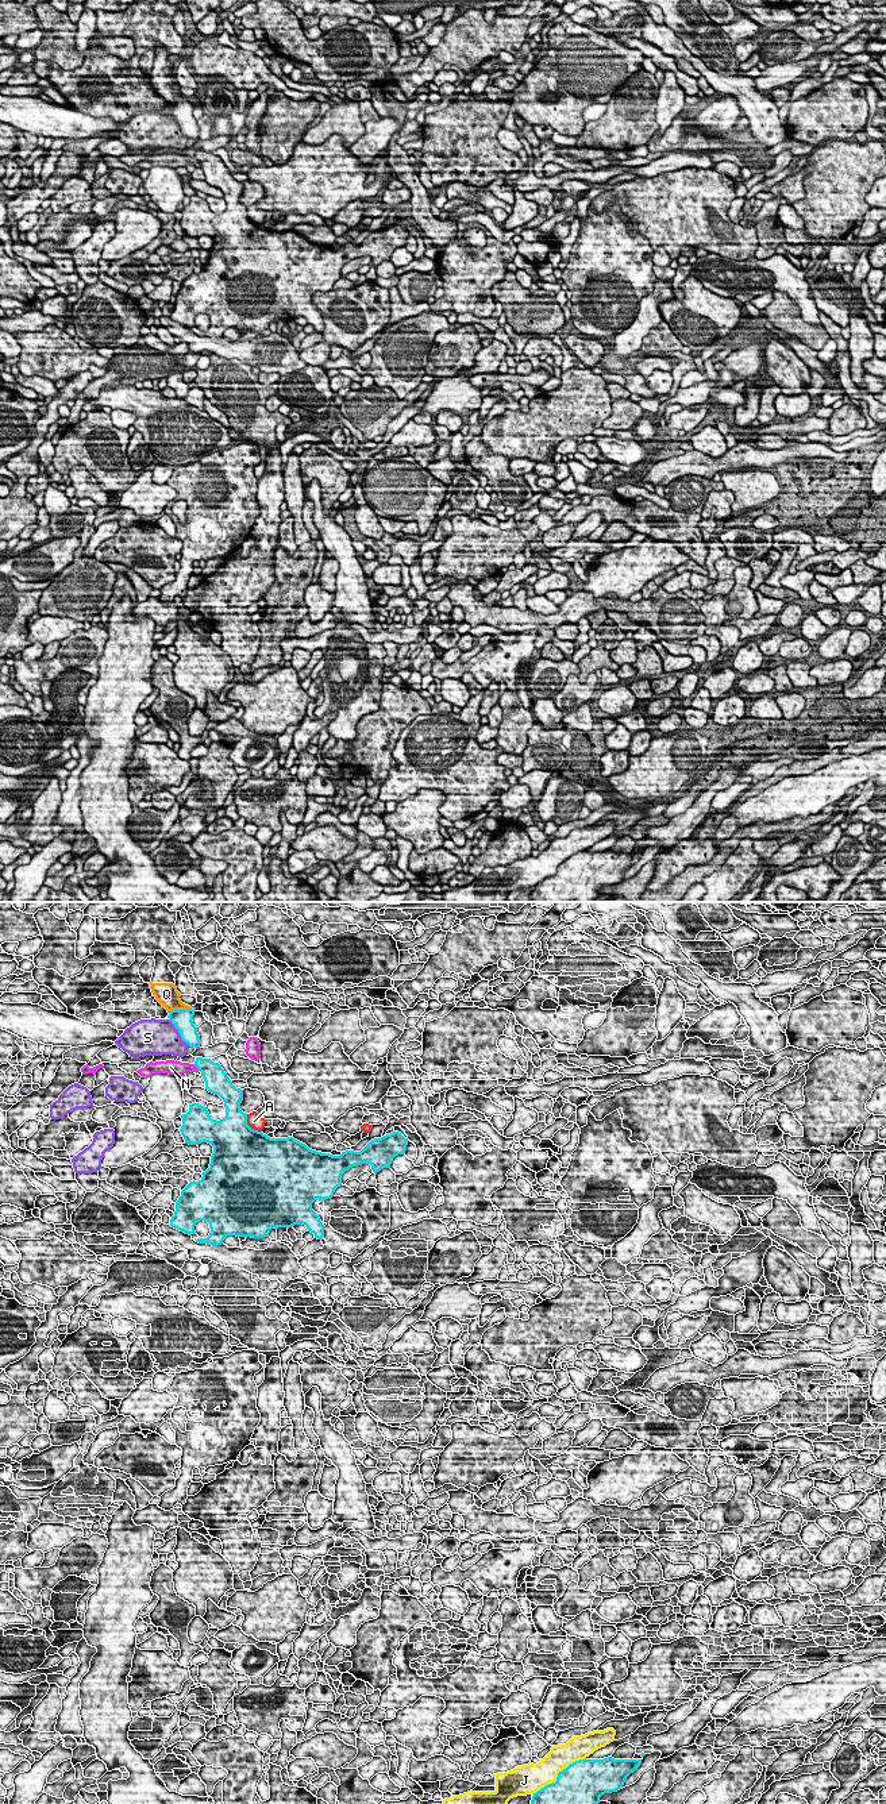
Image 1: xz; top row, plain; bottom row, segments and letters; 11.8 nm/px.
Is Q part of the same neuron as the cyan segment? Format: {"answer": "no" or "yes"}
{"answer": "yes"}

